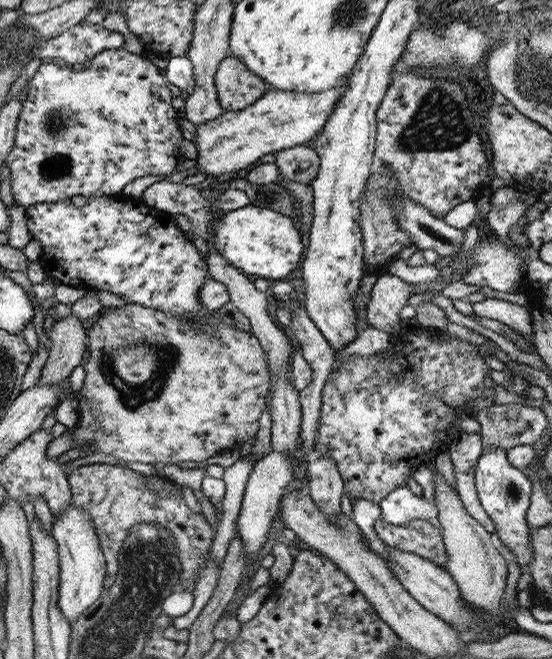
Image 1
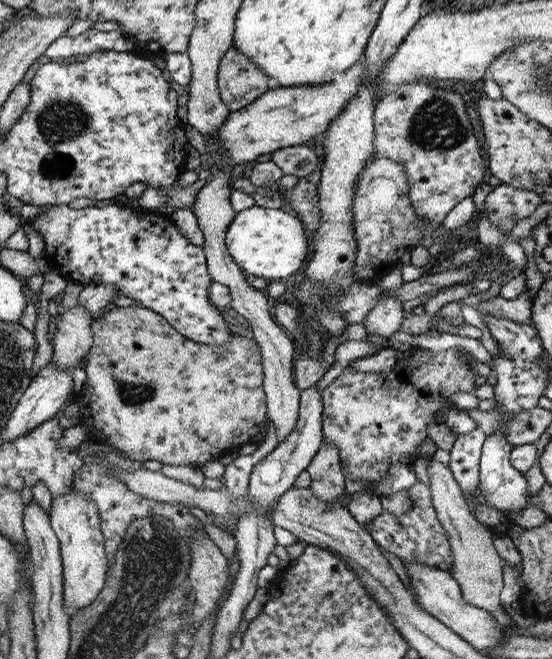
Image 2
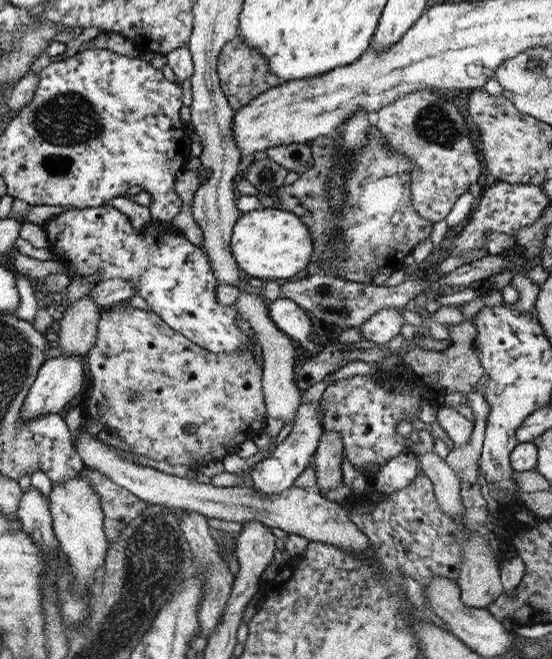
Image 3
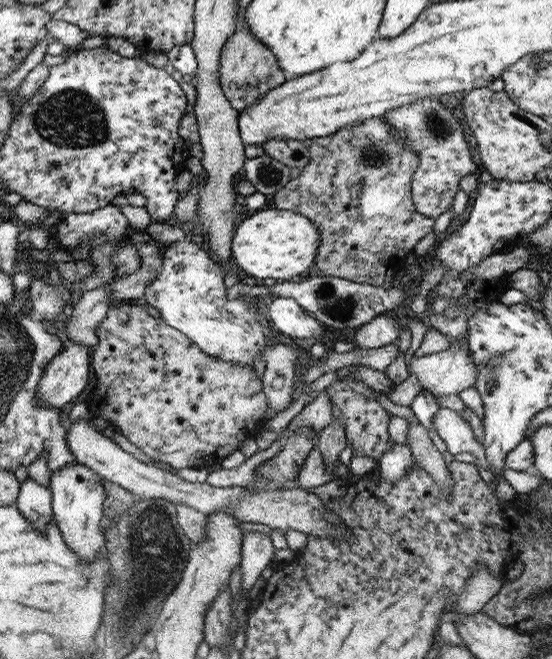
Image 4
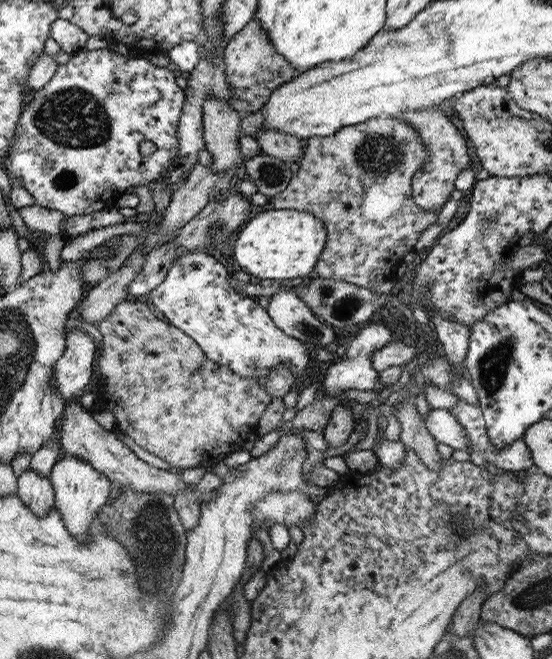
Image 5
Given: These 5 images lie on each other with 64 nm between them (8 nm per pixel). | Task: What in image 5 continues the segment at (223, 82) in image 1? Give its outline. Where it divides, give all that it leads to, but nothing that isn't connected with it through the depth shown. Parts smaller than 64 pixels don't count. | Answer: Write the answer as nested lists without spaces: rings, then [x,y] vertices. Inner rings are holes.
[[[254,19],[227,41],[223,49],[223,64],[225,64],[224,80],[230,87],[227,90],[229,99],[227,104],[241,115],[258,110],[267,101],[271,91],[290,82],[301,73],[291,68],[281,54],[277,54],[277,50],[265,36],[263,28],[259,28],[257,20]]]

